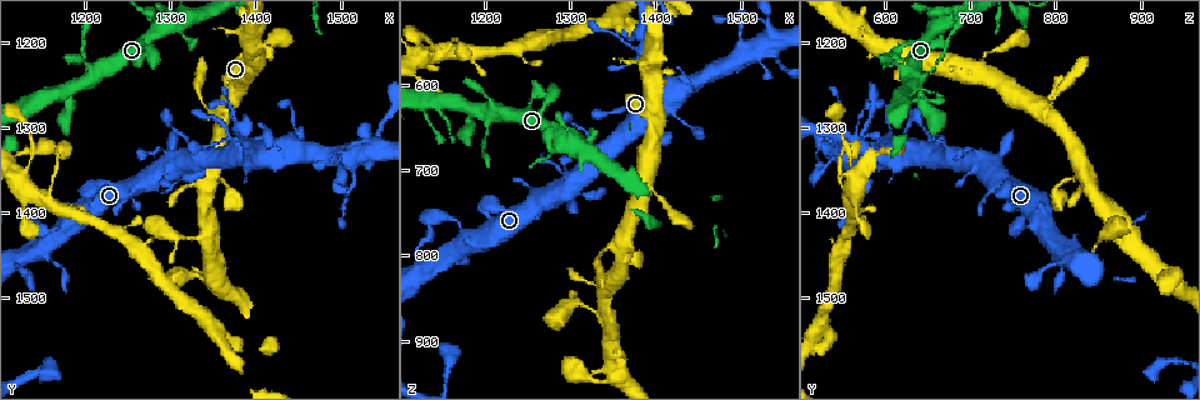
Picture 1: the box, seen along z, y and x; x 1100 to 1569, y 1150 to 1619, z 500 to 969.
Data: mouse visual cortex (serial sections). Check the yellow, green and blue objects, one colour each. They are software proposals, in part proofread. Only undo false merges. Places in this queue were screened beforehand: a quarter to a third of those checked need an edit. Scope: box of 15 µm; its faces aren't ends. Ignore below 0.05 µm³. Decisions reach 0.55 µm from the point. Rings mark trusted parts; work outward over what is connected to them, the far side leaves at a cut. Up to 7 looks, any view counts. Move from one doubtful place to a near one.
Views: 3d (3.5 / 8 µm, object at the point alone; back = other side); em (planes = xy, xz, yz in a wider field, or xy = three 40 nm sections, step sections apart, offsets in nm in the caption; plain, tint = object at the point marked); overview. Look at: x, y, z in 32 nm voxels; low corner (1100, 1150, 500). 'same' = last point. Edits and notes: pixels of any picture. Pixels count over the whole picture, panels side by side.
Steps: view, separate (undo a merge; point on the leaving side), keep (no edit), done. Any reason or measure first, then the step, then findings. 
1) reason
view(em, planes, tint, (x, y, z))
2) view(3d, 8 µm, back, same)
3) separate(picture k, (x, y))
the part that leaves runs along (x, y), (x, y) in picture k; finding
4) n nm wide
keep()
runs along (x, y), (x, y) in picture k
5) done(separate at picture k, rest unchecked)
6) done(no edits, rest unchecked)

sharp bend
view(3d, 3.5 µm, (1305, 1360, 725))

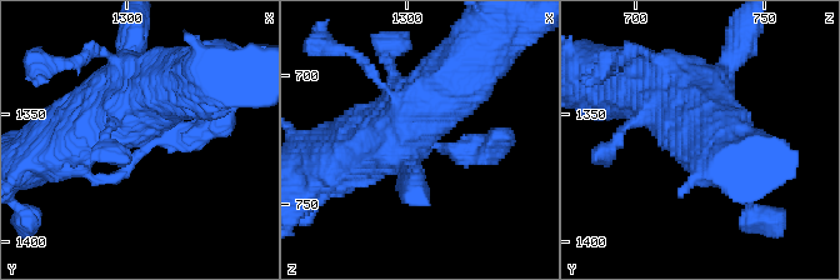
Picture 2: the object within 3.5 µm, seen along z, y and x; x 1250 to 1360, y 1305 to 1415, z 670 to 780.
keep()
runs along (89, 123), (220, 115) in picture 2; all the same cell

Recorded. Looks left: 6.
a narrow waist
view(3d, 3.5 µm, (1205, 1245, 640))

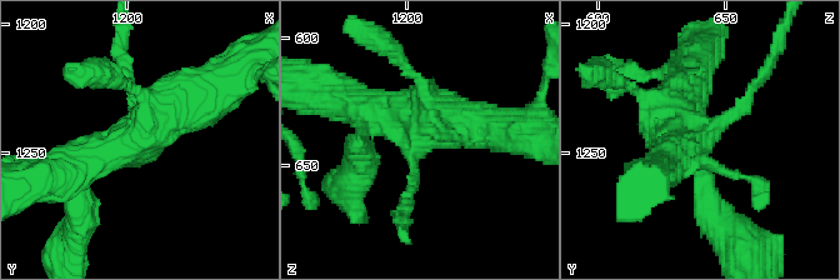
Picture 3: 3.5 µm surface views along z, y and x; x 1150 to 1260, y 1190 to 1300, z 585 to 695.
view(em, xy, step 1, tint, (1205, 1242, 639))

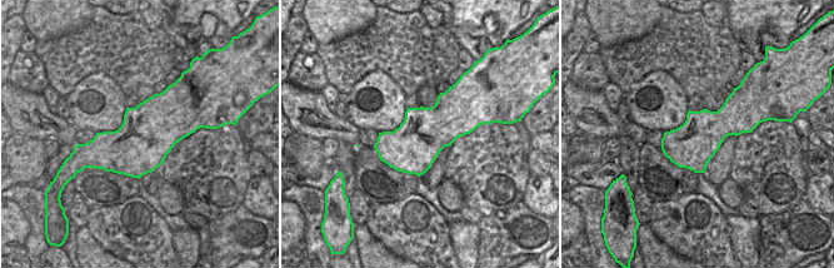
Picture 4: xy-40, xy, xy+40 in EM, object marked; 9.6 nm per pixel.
view(em, xy, step 3, tint, same)

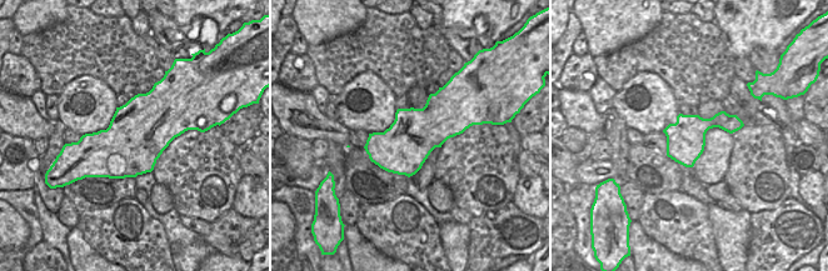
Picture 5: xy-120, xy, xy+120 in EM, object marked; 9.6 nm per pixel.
500 nm wide
separate(picture 3, (405, 196))
the part that leaves runs along (414, 170), (403, 228) in picture 3; a second cell is stuck on

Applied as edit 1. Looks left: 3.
see it whole again
view(overview)

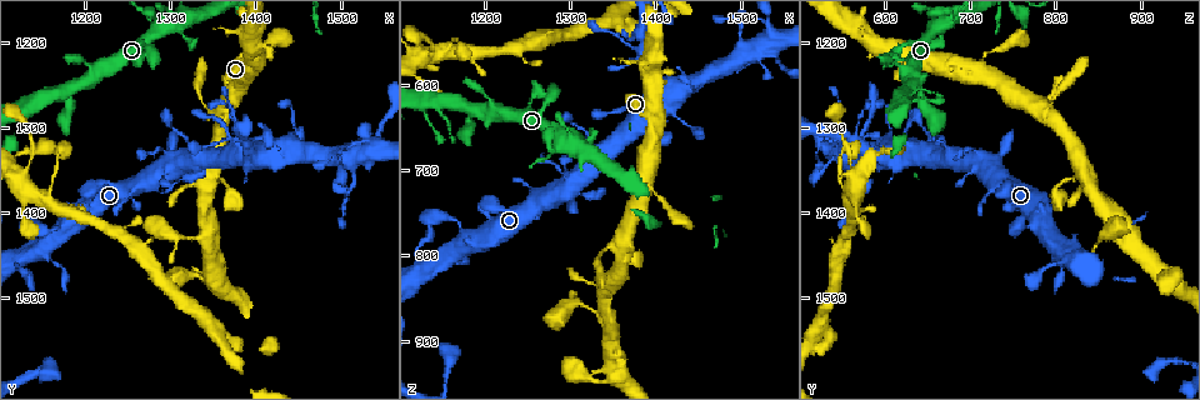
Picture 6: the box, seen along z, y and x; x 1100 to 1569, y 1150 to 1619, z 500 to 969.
narrows sharply
view(3d, 3.5 µm, (1510, 1365, 575))

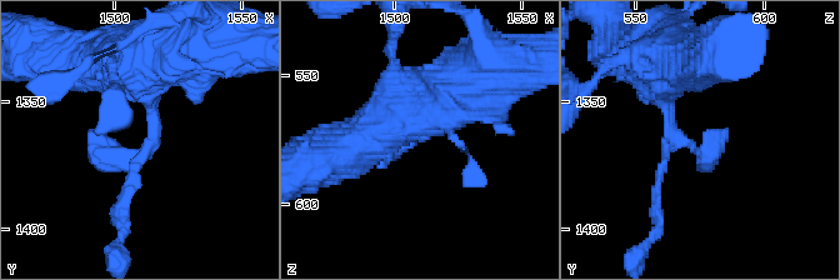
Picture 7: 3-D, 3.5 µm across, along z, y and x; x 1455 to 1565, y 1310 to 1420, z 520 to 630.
need the tissue
view(em, xy, step 2, tint, (1511, 1368, 572))

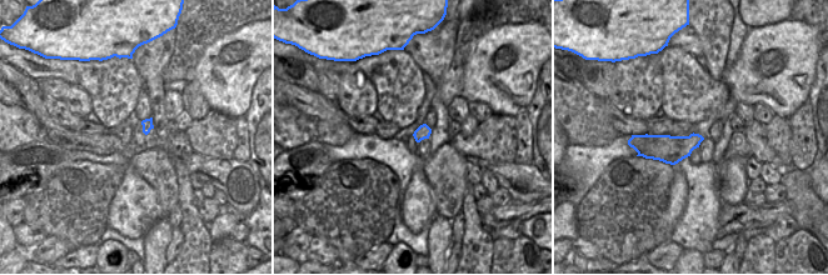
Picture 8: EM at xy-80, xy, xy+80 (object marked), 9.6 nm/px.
keep()
continuous, no second cell

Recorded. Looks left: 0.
done(separate at picture 3, rest unchecked)

